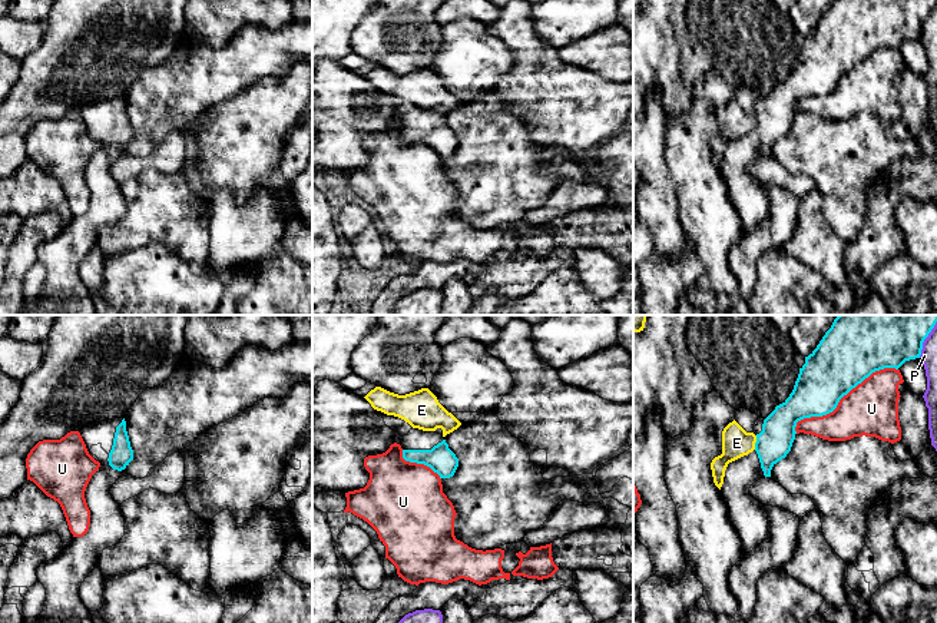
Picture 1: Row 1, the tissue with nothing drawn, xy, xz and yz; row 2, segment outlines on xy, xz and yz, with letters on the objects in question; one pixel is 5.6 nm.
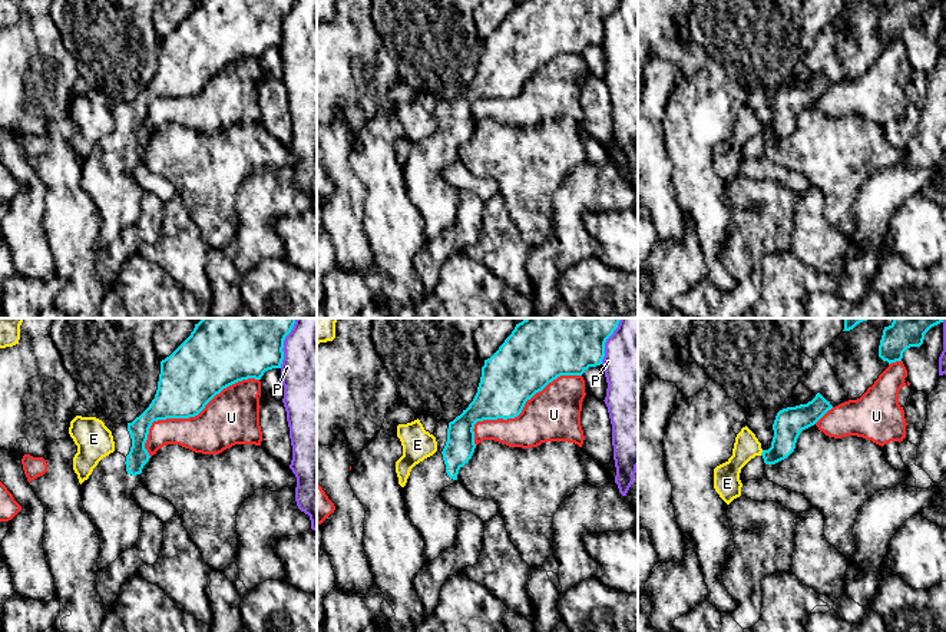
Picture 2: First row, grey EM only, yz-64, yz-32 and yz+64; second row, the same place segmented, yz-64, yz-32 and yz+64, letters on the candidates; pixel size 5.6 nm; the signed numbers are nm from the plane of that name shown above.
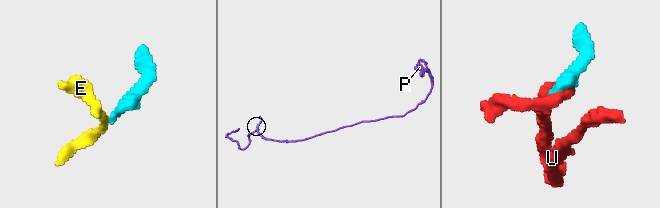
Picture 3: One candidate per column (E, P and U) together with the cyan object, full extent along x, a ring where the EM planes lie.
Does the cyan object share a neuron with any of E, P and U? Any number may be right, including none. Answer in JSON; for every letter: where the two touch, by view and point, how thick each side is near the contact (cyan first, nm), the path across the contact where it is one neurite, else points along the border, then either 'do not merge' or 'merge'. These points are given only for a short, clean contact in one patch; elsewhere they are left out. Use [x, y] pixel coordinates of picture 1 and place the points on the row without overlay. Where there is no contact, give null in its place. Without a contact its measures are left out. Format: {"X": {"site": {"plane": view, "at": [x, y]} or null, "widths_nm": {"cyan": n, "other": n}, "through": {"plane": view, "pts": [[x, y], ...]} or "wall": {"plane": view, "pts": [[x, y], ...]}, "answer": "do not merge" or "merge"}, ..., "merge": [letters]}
{"E": {"site": {"plane": "yz", "at": [755, 122]}, "widths_nm": {"cyan": 190, "other": 160}, "wall": {"plane": "yz", "pts": [[757, 115], [754, 128]]}, "answer": "do not merge"}, "P": {"site": {"plane": "yz", "at": [924, 17]}, "widths_nm": {"cyan": 280, "other": 100}, "answer": "do not merge"}, "U": {"site": {"plane": "yz", "at": [840, 78]}, "widths_nm": {"cyan": 340, "other": 300}, "answer": "do not merge"}, "merge": []}

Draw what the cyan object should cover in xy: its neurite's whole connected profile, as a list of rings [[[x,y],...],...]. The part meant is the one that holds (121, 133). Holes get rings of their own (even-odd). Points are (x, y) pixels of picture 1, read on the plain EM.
[[[106,99],[79,112],[89,133],[100,142],[85,170],[90,205],[83,216],[75,216],[57,236],[39,245],[36,255],[46,268],[46,281],[29,315],[95,315],[92,291],[79,269],[97,245],[103,229],[125,215],[120,183],[112,176],[110,168],[119,156],[128,153],[133,139],[126,100]]]

